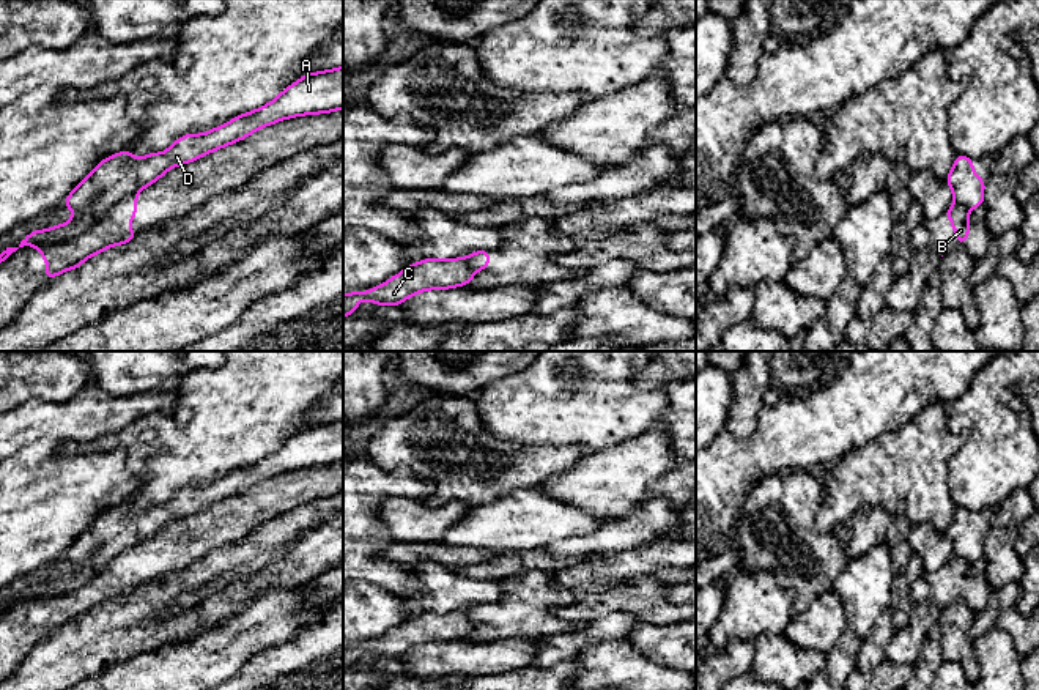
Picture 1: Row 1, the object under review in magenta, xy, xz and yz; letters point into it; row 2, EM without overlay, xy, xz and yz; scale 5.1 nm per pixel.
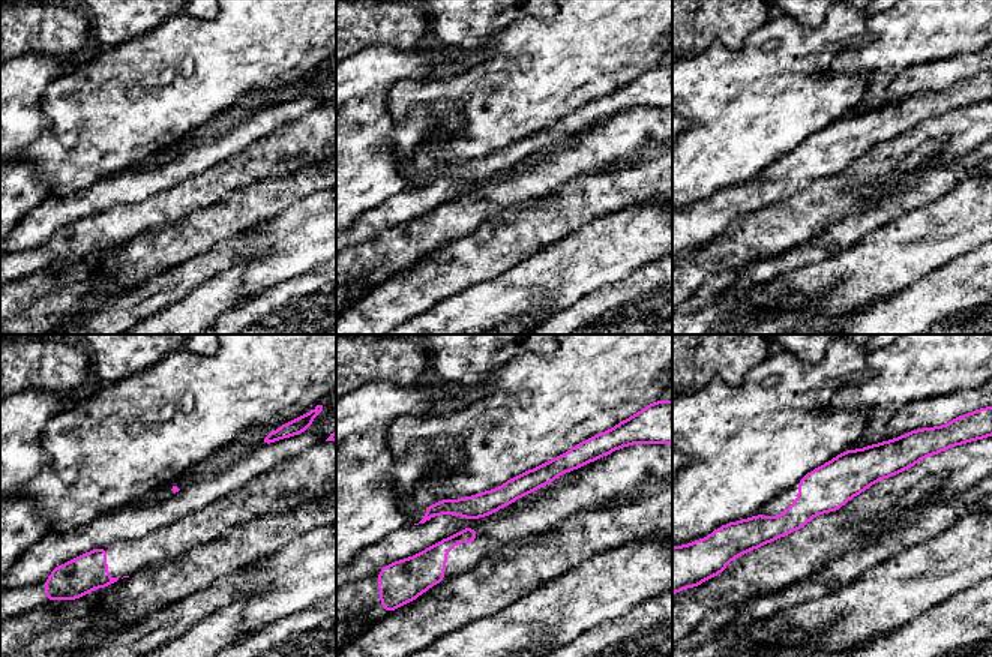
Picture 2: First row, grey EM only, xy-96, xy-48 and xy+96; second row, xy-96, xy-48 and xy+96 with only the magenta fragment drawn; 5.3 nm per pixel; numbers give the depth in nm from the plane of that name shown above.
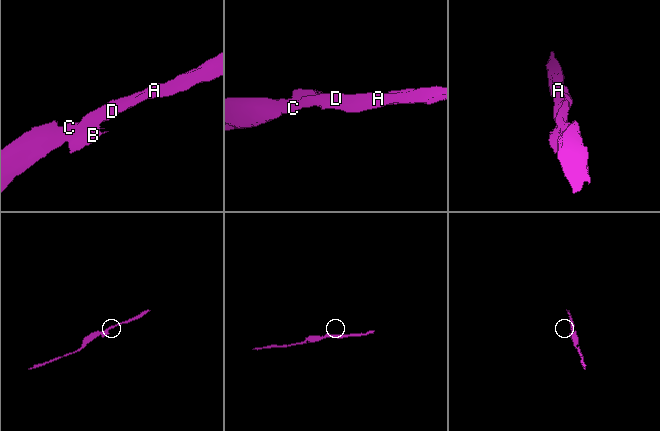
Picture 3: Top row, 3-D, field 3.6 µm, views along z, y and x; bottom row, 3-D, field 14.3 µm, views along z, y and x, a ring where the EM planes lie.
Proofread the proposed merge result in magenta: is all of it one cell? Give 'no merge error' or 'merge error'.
merge error

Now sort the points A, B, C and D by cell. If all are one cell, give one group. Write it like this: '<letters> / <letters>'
A C D / B

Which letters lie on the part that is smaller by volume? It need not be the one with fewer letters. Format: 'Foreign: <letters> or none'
Foreign: B

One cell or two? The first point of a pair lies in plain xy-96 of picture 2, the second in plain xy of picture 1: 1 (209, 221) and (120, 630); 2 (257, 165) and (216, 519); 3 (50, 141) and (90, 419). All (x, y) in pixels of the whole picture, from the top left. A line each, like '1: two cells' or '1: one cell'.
1: one cell
2: one cell
3: two cells

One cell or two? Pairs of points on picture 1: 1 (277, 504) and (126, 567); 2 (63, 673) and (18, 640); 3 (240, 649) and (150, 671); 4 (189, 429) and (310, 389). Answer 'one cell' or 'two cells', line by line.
1: one cell
2: two cells
3: one cell
4: one cell

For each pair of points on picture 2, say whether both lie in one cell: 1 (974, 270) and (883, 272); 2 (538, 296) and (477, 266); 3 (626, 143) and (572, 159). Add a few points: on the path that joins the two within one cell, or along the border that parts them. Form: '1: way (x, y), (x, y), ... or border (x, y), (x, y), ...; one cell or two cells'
1: border (965, 254), (928, 272), (904, 290); two cells
2: border (527, 258), (464, 290); two cells
3: way (613, 143), (586, 158); one cell

